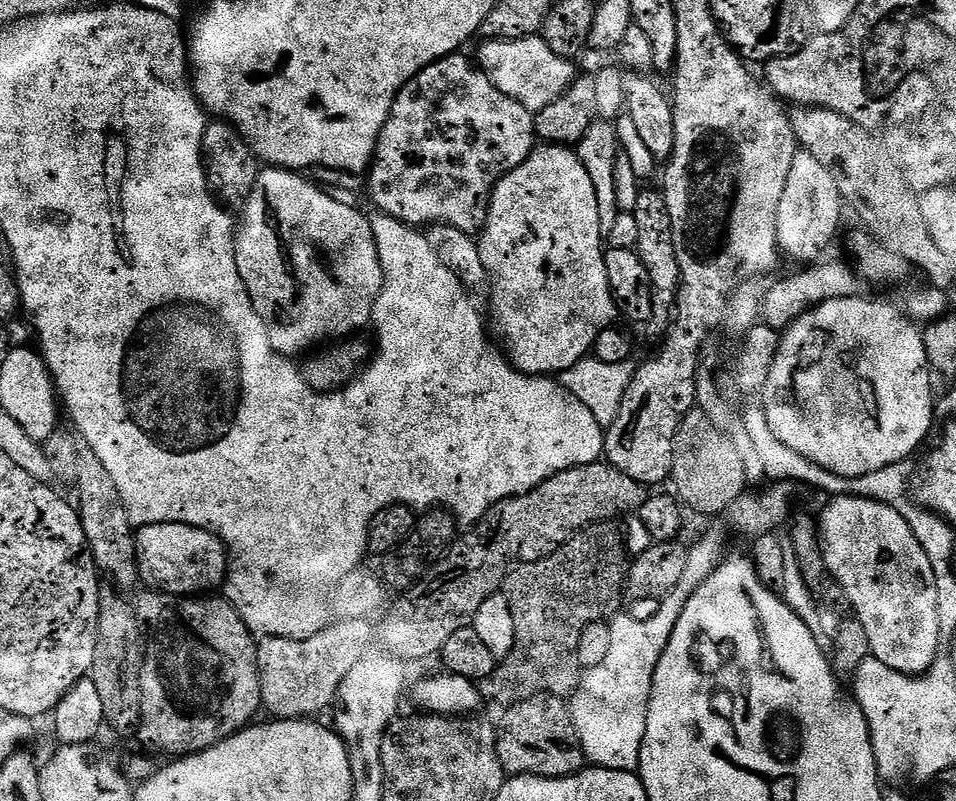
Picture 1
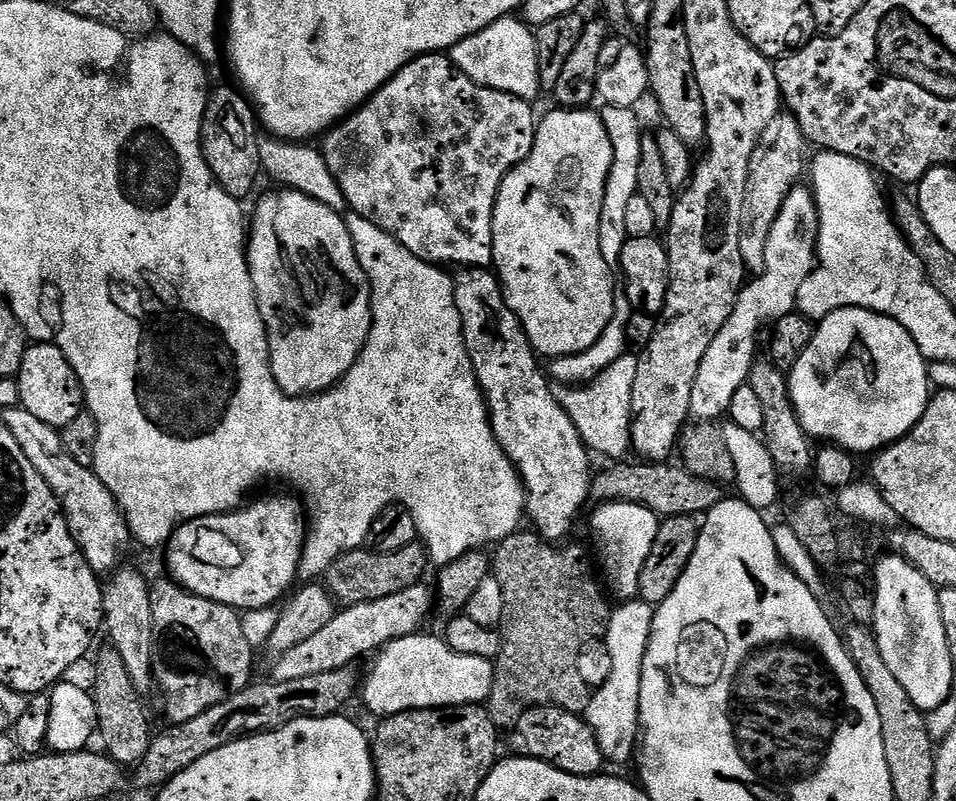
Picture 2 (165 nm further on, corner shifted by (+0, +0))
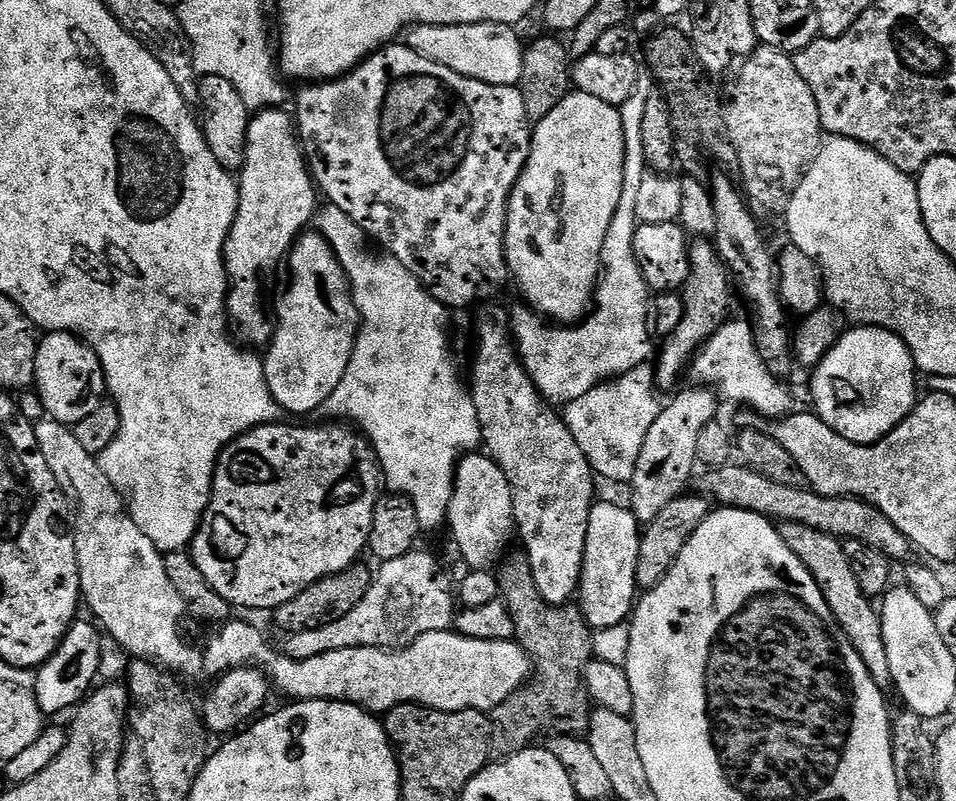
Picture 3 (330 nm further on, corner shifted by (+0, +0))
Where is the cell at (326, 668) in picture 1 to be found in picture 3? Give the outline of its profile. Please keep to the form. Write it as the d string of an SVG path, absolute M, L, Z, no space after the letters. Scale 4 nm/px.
M413 550L402 558L383 561L375 573L366 598L338 622L318 626L318 630L293 632L282 645L285 656L295 660L318 658L330 650L347 648L407 648L422 634L447 632L453 627L458 611L454 584L448 581L444 568L428 552Z

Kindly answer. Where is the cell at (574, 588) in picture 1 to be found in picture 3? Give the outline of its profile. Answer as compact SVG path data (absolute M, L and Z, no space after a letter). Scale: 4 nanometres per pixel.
M509 555L499 565L498 579L503 599L516 622L515 639L534 662L536 680L515 692L506 702L492 709L492 739L501 753L531 748L543 732L561 736L580 736L592 727L594 705L582 687L584 672L594 656L594 632L576 606L548 604L538 594L527 555Z

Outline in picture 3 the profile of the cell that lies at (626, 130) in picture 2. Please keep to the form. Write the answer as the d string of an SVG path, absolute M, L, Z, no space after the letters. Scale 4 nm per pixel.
M641 71L639 86L626 103L622 104L620 117L623 120L627 150L623 164L622 198L618 210L606 232L601 256L601 278L594 297L593 310L580 323L560 325L550 323L533 309L521 306L511 313L513 337L517 351L536 388L549 403L563 406L580 398L597 385L628 373L634 365L645 363L652 352L652 337L648 326L648 303L651 288L642 278L641 268L634 256L634 234L639 228L637 204L639 187L648 175L642 141L643 113L646 101L654 88L649 71Z

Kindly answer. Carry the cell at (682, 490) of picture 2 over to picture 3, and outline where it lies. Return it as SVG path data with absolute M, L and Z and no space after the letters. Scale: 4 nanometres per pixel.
M729 462L703 474L705 476L700 480L699 491L717 505L753 512L766 516L773 522L798 522L802 526L822 530L822 534L835 536L841 542L857 540L888 556L892 562L904 559L907 561L907 556L914 552L914 545L906 534L902 534L902 530L898 530L898 526L894 526L894 522L886 518L886 514L882 514L865 500L857 500L851 496L820 496L807 486L782 486L782 482L774 482L770 477L758 474L743 462Z

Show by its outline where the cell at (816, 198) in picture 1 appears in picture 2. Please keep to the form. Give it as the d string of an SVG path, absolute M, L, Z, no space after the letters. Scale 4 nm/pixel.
M811 187L792 188L790 194L786 194L786 202L782 202L782 210L778 210L778 218L774 218L774 230L770 230L770 239L766 242L766 270L751 281L753 284L745 283L745 288L735 293L722 330L718 330L698 366L698 378L694 378L694 390L690 390L693 421L716 422L727 413L734 393L748 382L750 370L758 359L756 343L760 340L760 331L797 311L798 290L818 263L816 236L819 232L820 218Z

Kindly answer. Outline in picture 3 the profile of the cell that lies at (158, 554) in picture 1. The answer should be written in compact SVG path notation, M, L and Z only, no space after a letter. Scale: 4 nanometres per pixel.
M332 422L336 424L330 425L329 428L307 428L304 424L280 423L260 424L257 428L251 428L249 432L244 433L237 440L233 440L221 452L220 461L216 464L214 511L210 518L205 519L204 523L200 525L200 530L190 545L190 555L198 570L202 572L202 577L206 578L206 582L213 588L214 592L217 592L233 609L269 608L269 610L275 610L281 608L283 604L293 600L297 594L309 588L314 582L351 568L363 557L360 555L368 548L376 505L382 499L380 459L376 457L375 448L372 447L372 443L368 441L368 437L363 432L344 422Z

